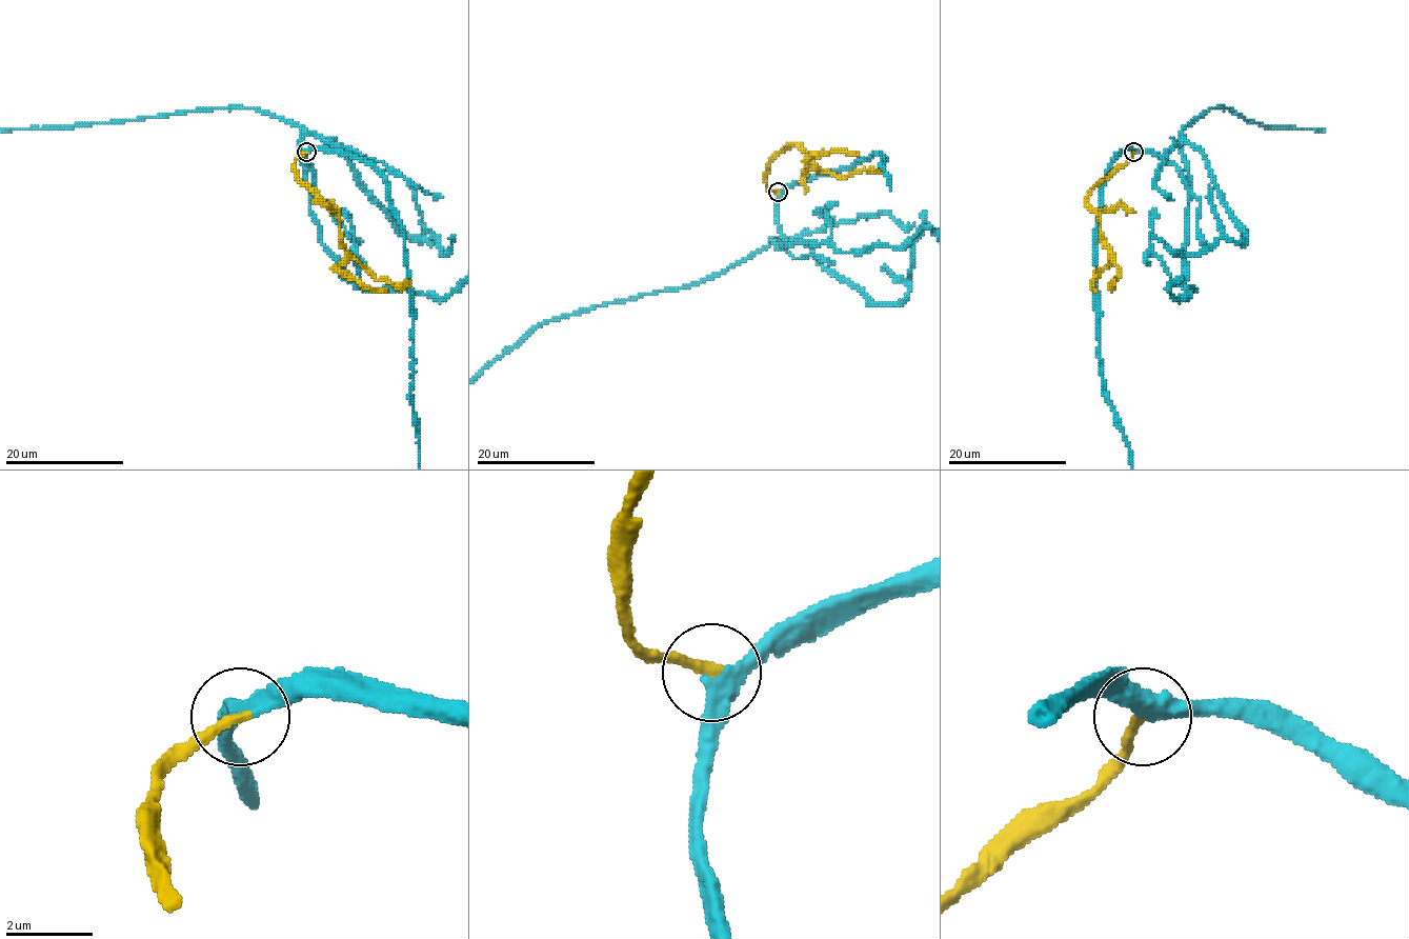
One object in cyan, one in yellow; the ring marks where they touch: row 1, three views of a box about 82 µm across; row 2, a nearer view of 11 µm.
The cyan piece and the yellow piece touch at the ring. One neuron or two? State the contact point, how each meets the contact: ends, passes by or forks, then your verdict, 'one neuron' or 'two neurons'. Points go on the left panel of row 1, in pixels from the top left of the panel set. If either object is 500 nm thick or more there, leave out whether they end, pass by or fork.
at (306, 152); cyan passes by; yellow ends there; one neuron

